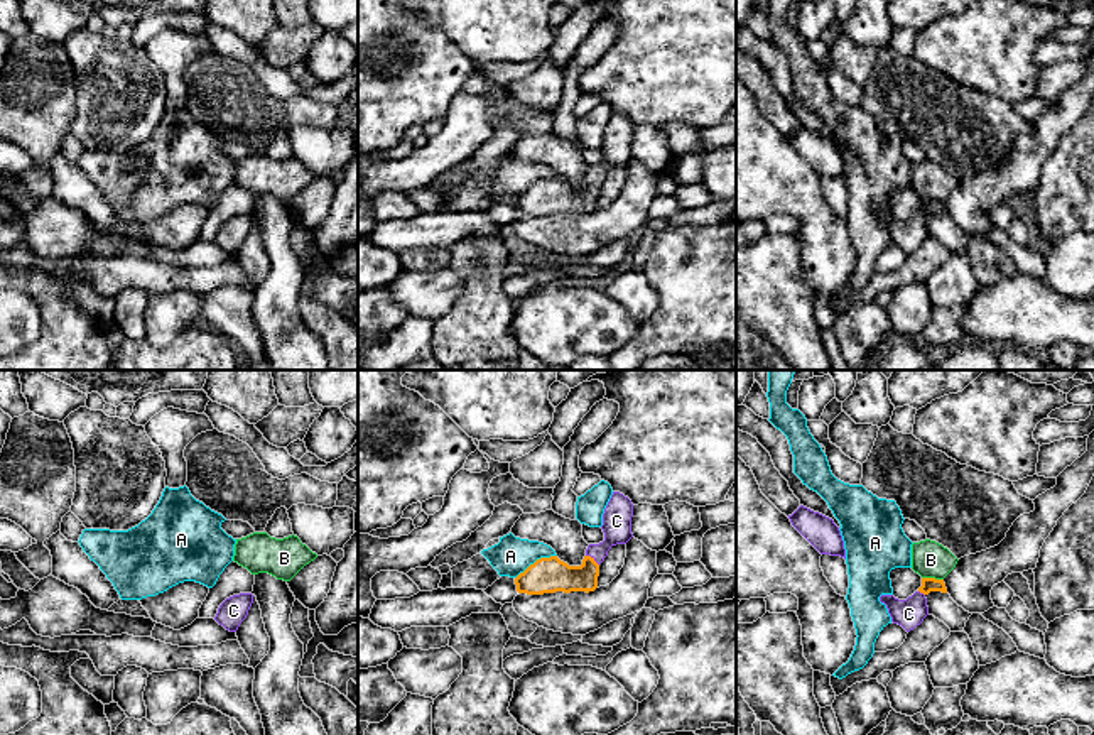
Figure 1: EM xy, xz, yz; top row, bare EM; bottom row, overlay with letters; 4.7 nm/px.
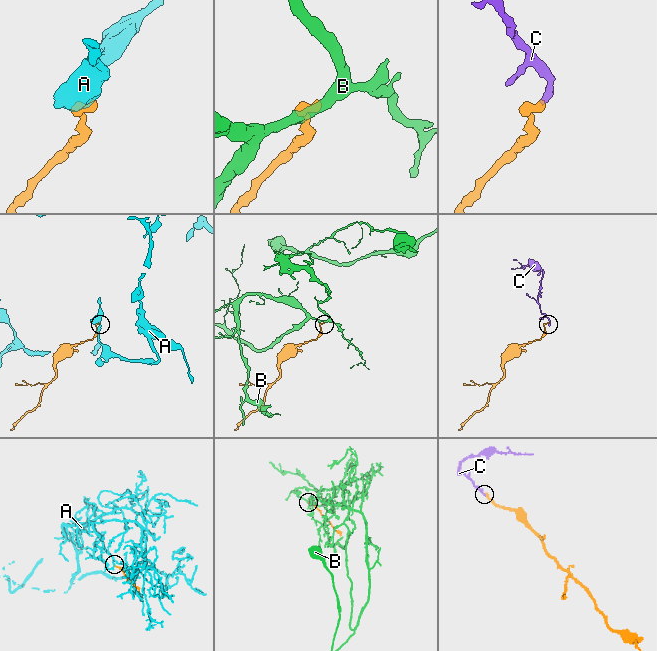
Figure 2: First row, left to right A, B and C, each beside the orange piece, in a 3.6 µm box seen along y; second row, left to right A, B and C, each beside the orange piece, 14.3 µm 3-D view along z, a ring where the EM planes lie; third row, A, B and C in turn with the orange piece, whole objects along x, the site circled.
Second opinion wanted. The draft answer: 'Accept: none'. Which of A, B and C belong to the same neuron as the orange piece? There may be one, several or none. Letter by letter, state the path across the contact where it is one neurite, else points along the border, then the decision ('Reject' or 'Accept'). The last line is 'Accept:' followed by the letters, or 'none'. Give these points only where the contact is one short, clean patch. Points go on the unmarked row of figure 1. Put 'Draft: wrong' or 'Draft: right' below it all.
A: Boundary: xz (556, 176), (537, 179), (515, 200). Reject
B: Boundary: yz (922, 198), (942, 201). Reject
C: Path across: xz (547, 196), (578, 196), (593, 181), (617, 152), (617, 142). Accept
Accept: C
Draft: wrong

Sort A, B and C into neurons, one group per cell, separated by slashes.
A / B / C

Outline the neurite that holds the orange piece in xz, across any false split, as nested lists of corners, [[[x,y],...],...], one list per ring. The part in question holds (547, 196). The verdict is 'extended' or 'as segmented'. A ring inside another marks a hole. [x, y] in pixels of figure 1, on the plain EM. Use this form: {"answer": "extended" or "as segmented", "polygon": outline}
{"answer": "extended", "polygon": [[[613,113],[604,135],[604,162],[589,166],[581,188],[569,188],[557,177],[540,179],[515,199],[517,213],[544,216],[555,213],[594,213],[598,210],[599,186],[616,166],[626,166],[631,155],[633,125],[620,113]]]}

